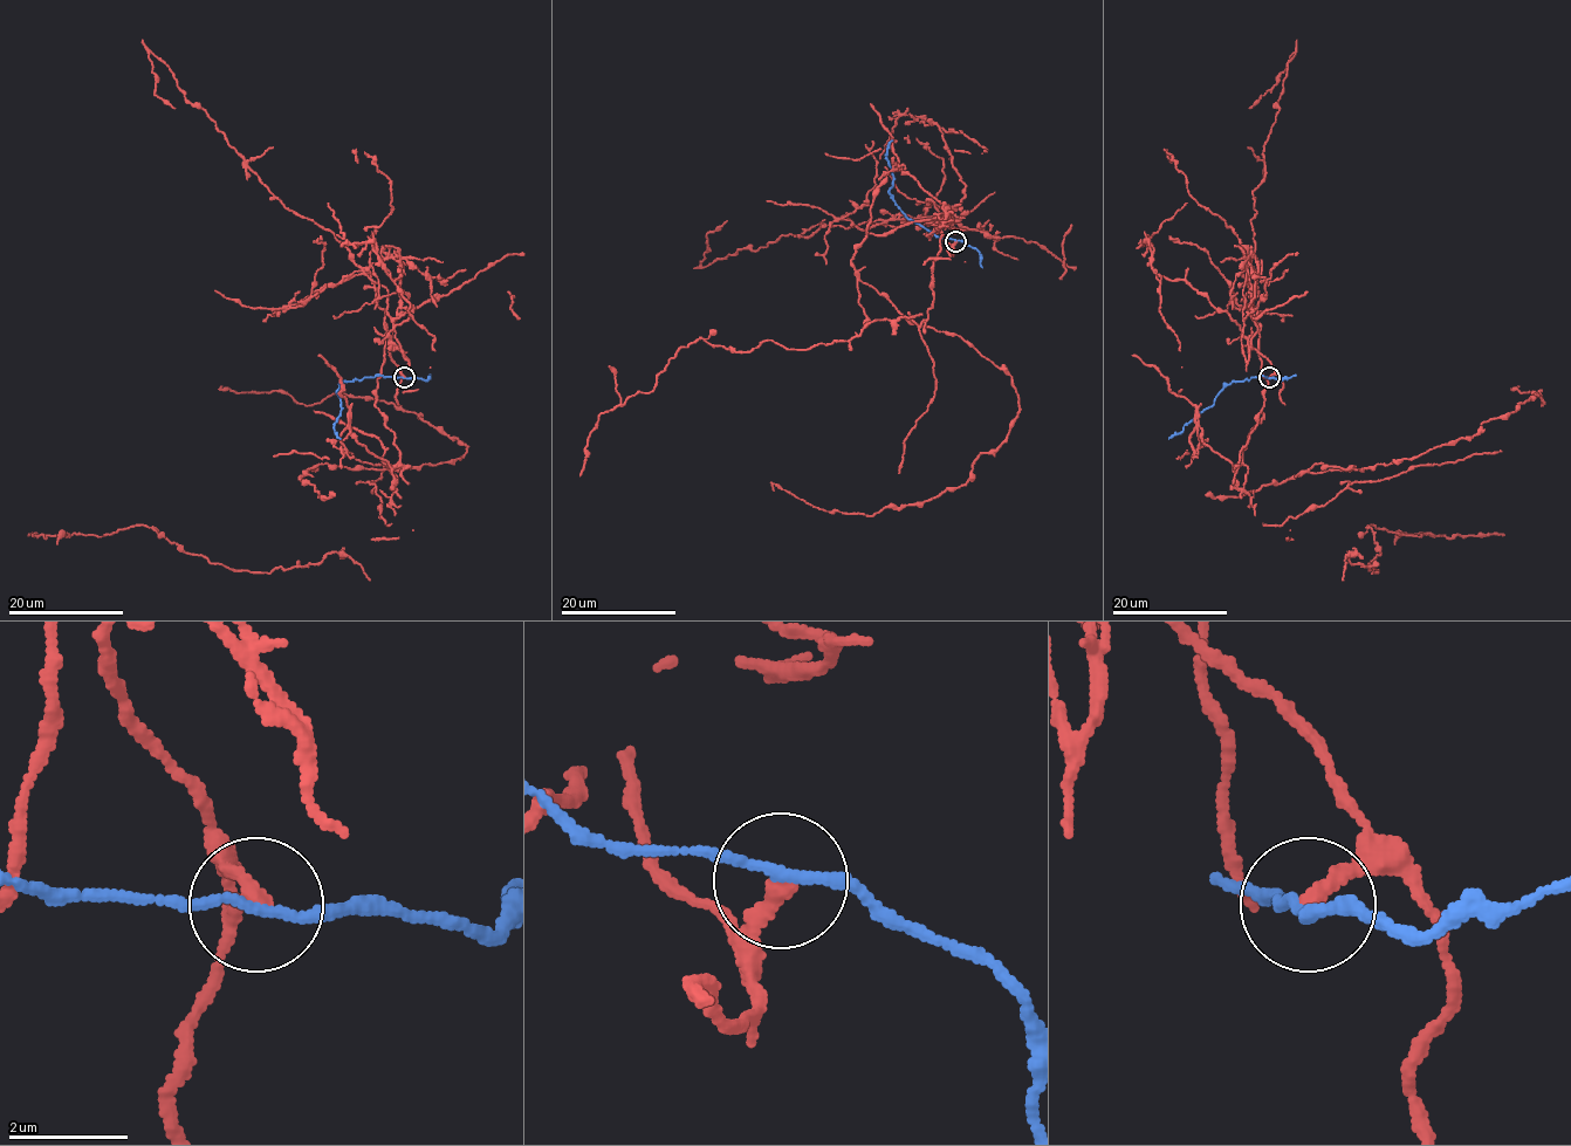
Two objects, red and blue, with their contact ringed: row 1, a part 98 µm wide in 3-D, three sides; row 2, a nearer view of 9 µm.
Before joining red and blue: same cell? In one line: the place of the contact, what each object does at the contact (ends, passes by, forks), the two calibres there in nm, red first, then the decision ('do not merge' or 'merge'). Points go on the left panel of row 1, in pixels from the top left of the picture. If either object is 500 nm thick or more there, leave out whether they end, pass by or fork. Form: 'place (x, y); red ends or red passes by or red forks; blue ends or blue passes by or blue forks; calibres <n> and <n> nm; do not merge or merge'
place (404, 377); red ends; blue passes by; calibres 280 and 170 nm; do not merge

